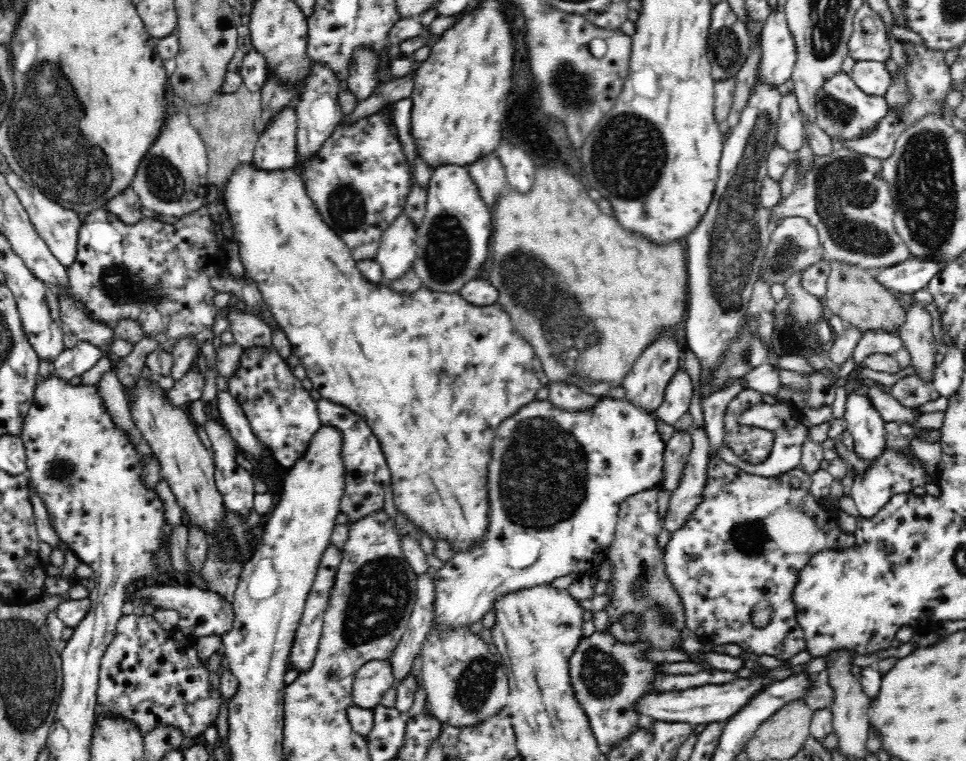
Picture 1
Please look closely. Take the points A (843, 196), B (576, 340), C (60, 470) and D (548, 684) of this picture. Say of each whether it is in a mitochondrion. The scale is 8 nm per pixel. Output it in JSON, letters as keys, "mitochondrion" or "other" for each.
{"A":"mitochondrion","B":"mitochondrion","C":"mitochondrion","D":"other"}

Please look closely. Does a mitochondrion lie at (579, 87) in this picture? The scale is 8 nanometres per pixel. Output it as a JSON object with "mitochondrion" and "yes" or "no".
{"mitochondrion":"yes"}

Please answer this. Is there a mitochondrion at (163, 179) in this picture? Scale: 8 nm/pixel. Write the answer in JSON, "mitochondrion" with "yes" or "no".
{"mitochondrion":"yes"}

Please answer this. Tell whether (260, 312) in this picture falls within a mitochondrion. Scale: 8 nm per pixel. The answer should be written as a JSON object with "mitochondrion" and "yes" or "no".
{"mitochondrion":"no"}

